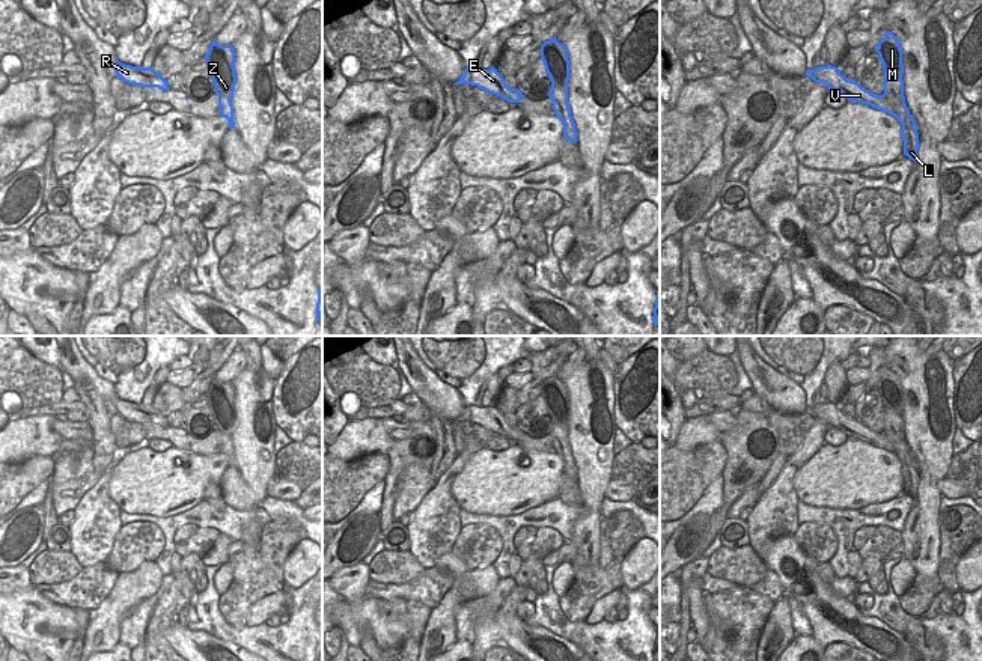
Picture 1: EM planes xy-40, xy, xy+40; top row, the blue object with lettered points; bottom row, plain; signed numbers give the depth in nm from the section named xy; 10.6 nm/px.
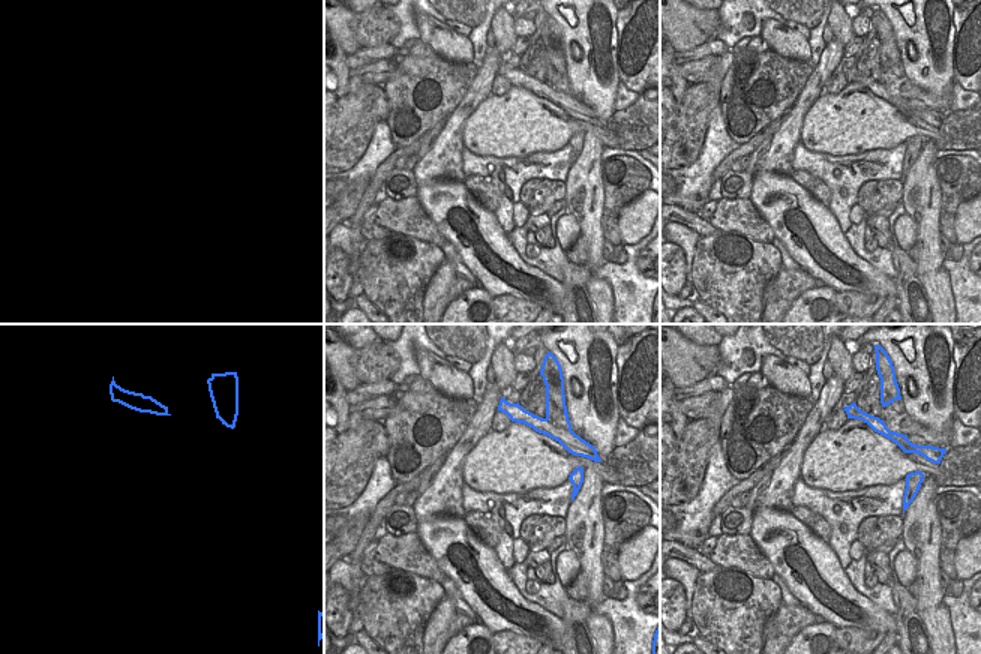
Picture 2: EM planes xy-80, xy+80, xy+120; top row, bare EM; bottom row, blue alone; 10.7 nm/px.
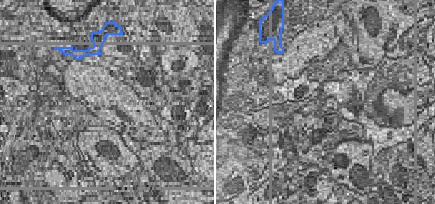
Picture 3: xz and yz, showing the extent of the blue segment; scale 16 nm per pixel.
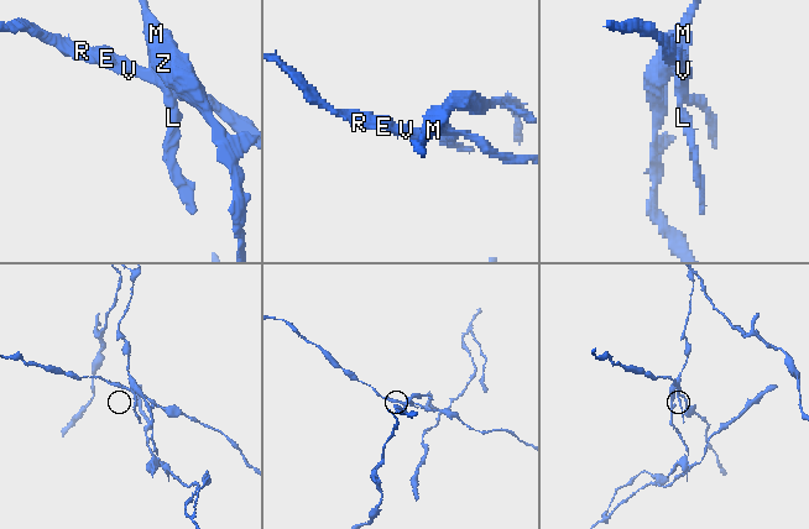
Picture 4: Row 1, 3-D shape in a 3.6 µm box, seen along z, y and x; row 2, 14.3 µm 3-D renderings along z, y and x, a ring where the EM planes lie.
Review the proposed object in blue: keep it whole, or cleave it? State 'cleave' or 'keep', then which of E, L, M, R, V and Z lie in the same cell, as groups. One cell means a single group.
cleave | E R V / L M Z

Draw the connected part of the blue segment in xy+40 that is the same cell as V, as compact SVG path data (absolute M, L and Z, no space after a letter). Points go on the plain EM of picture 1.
M831 402L807 407L806 413L815 420L824 420L828 428L840 429L848 438L862 440L895 453L901 462L917 467L916 458L905 441L904 429L895 429L895 440L890 441L884 432L874 432L855 417L846 417L840 407Z

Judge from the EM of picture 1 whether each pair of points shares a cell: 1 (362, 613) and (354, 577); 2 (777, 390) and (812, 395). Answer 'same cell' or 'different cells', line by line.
1: different cells
2: different cells

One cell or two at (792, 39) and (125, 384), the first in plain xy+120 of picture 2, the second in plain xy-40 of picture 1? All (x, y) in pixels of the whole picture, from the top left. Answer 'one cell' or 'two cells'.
two cells

